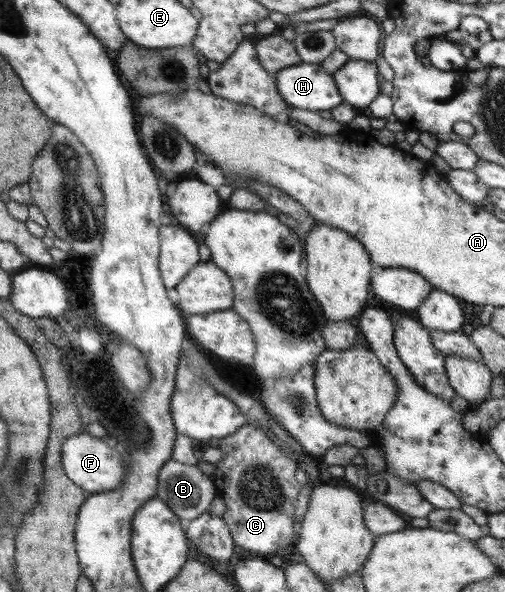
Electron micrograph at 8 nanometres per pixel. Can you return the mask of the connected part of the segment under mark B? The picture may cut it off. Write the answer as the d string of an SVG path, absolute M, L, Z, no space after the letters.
M169 459L164 461L163 465L157 470L155 495L155 497L159 495L159 499L165 501L165 505L169 505L169 510L185 523L195 519L200 513L207 512L212 500L218 495L218 491L213 485L212 478L205 476L196 464L183 464Z

